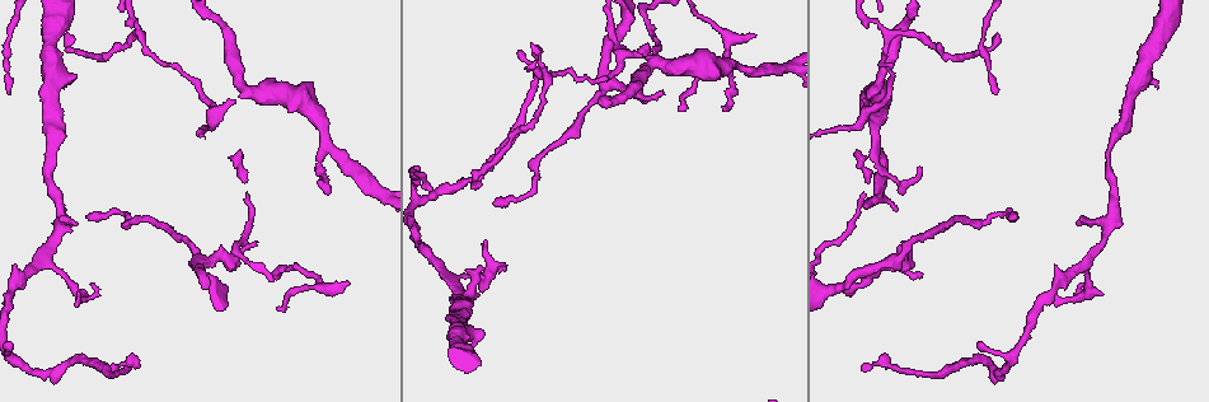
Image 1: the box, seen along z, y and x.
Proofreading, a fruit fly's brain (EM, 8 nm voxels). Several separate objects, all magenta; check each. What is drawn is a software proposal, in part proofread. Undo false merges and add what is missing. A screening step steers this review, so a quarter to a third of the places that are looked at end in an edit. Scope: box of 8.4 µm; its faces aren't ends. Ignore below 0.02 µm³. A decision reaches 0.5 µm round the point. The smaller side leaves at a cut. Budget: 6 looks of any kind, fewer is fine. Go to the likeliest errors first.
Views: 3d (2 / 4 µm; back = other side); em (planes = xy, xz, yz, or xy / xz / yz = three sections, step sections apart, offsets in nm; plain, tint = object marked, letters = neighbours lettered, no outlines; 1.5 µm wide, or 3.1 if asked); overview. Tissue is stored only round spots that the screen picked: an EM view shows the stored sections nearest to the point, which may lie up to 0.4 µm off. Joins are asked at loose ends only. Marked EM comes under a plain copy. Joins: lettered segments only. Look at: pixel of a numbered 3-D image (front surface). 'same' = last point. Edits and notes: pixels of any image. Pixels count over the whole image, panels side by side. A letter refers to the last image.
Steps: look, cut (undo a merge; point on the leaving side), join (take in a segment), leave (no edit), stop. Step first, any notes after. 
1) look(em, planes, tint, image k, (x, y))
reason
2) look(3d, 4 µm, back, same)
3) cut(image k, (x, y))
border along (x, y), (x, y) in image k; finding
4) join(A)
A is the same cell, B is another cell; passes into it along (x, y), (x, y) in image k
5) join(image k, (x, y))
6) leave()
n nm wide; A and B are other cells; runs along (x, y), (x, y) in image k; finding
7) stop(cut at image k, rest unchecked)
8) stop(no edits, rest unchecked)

look(3d, 2 µm, image 1, (468, 271))
an open end

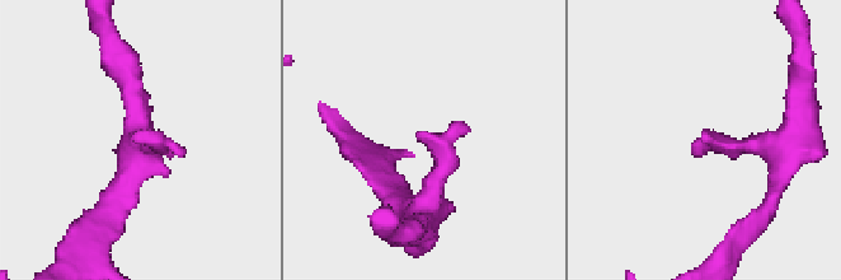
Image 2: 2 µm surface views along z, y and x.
look(em, planes, letters, image 2, (424, 133))

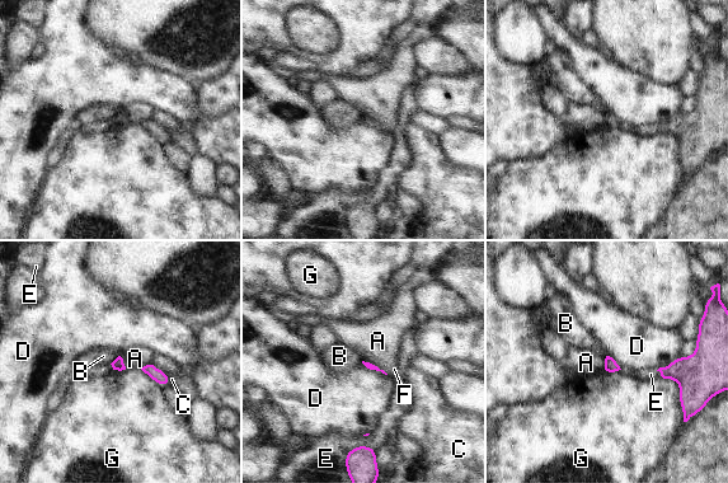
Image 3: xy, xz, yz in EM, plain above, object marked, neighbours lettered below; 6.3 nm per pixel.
leave()
A, B, C, D, E, F and G are other cells; border along (362, 360), (376, 365), (384, 371) in image 3; no lettered segment goes on from it

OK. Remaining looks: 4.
look(em, planes, letters, image 1, (64, 88))

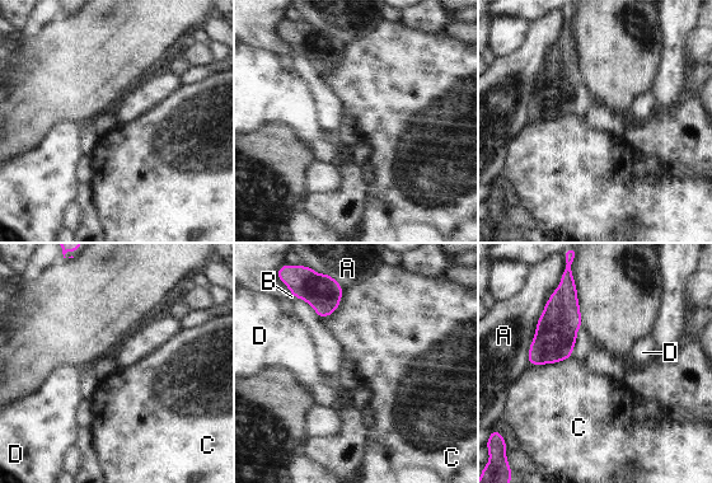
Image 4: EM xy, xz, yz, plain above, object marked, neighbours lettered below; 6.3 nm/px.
leave()
A, B, C and D are other cells; border along (572, 356), (561, 361), (528, 366) in image 4; no lettered segment goes on from it

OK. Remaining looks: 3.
look(em, planes, letters, image 1, (476, 184))
long arm stops here

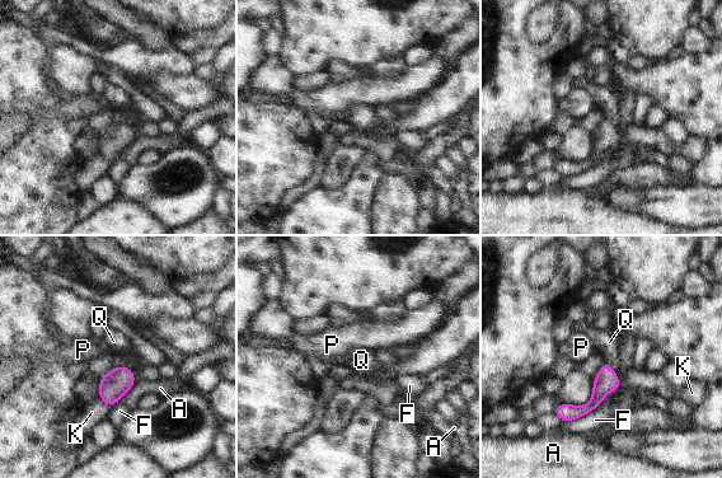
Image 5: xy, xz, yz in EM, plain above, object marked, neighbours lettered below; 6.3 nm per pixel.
leave()
A, F, K, P and Q are other cells; border along (615, 389), (587, 413), (563, 422) in image 5; none of them fits

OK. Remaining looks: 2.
stop(no edits, rest unchecked)

